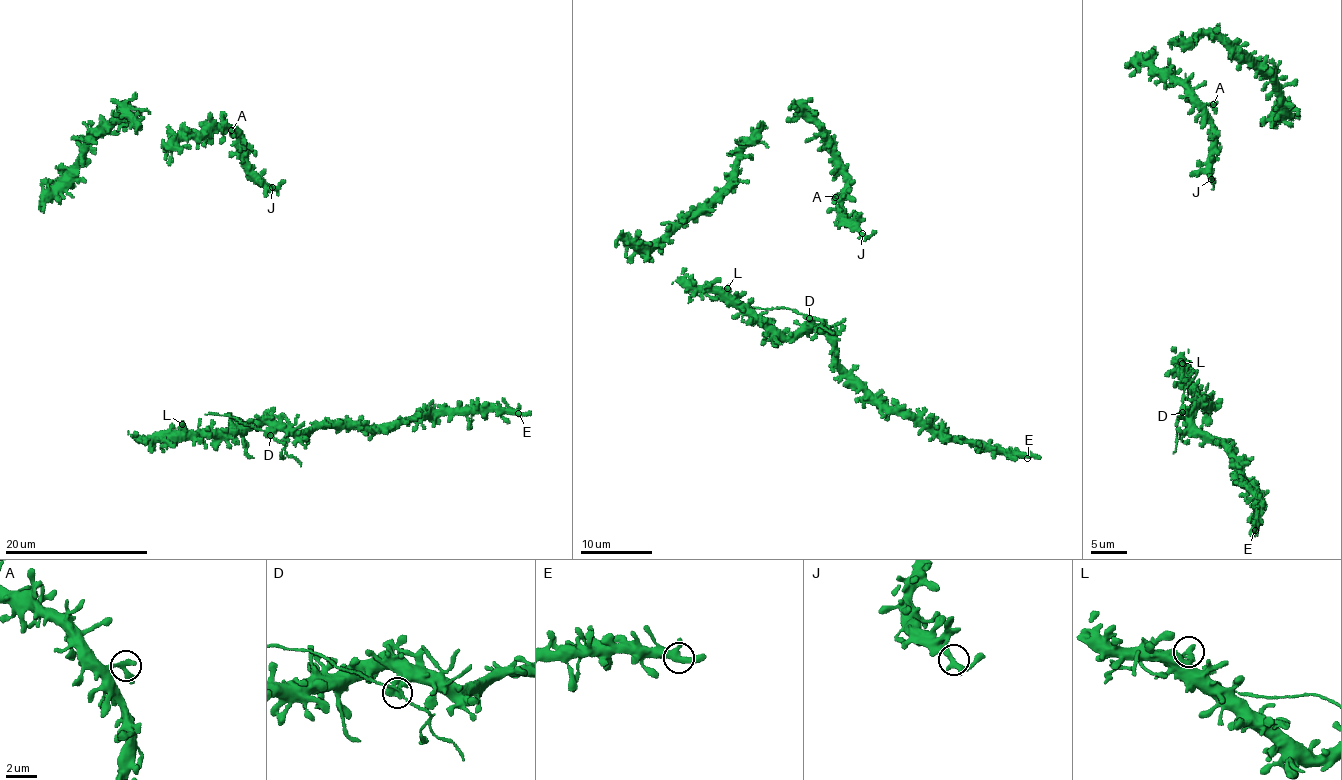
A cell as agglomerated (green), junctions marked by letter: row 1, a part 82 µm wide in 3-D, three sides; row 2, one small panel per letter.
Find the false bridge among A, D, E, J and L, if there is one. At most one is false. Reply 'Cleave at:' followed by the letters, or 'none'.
Cleave at: D

